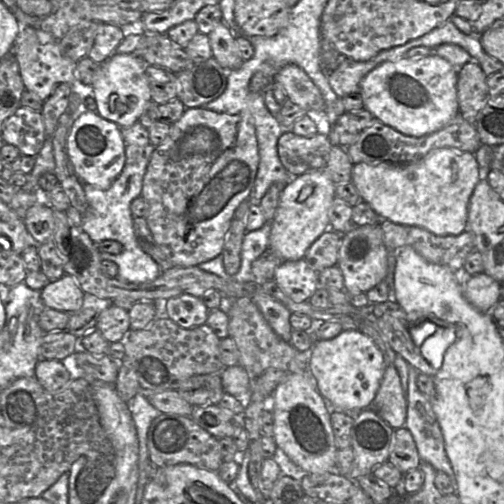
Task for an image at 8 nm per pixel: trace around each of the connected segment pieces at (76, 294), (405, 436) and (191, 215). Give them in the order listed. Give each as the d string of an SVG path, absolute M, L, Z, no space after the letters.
M64 275L41 290L41 299L45 308L73 313L84 303L85 292L71 275Z
M406 427L394 430L388 461L402 474L419 467L421 459L413 436Z
M205 107L186 108L181 118L170 125L168 136L152 153L143 179L142 197L148 203L149 228L175 267L197 267L222 256L235 212L254 189L259 161L256 131L248 114L217 113Z

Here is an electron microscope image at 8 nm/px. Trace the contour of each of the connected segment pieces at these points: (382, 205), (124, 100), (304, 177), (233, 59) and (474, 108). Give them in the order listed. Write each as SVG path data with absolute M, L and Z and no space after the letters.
M443 147L434 149L422 159L408 164L354 164L352 183L362 200L367 202L380 218L396 224L418 226L435 235L447 236L458 235L468 229L469 201L482 176L475 153L461 151L455 147Z
M114 53L101 64L100 75L92 84L97 113L120 128L130 127L139 121L146 105L151 101L150 87L145 73L149 65L142 57Z
M322 170L303 173L286 184L272 221L269 246L282 261L305 258L310 246L330 228L329 210L335 197L336 184Z
M222 21L208 34L213 57L227 71L239 68L243 59L234 33Z
M475 60L466 63L459 70L457 99L461 116L470 124L475 124L484 108L488 95L487 76Z

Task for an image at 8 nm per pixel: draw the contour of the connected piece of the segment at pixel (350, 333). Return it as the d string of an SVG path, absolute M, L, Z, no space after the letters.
M344 330L330 340L315 340L309 371L317 390L333 411L359 413L373 405L384 376L386 359L370 337L360 330Z

